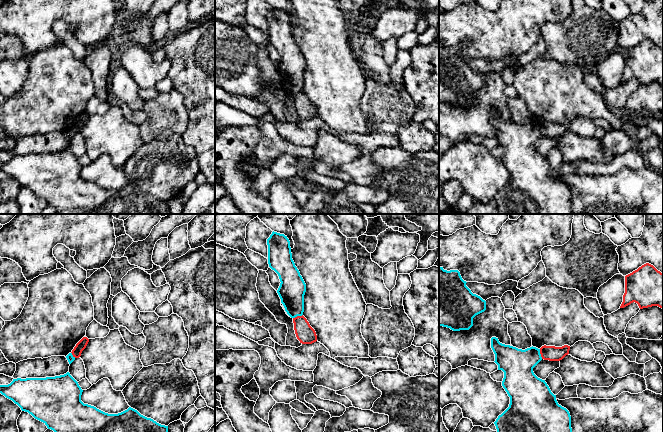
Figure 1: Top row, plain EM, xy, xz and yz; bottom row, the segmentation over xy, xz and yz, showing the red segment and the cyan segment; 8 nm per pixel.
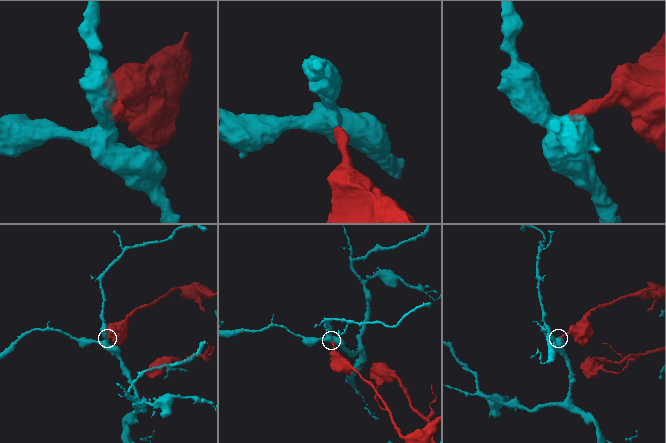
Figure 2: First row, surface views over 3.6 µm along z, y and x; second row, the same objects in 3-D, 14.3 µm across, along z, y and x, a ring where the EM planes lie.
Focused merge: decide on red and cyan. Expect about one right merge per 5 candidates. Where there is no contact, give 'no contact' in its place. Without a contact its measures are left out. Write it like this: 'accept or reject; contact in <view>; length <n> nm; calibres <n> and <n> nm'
reject; contact in xz; length 90 nm; calibres 150 and 220 nm

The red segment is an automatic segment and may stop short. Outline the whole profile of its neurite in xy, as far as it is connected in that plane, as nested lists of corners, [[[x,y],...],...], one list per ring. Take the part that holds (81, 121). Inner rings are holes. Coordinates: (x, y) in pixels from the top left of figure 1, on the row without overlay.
[[[83,113],[72,126],[72,131],[75,134],[79,134],[81,132],[82,127],[86,124],[89,115],[87,113]]]

